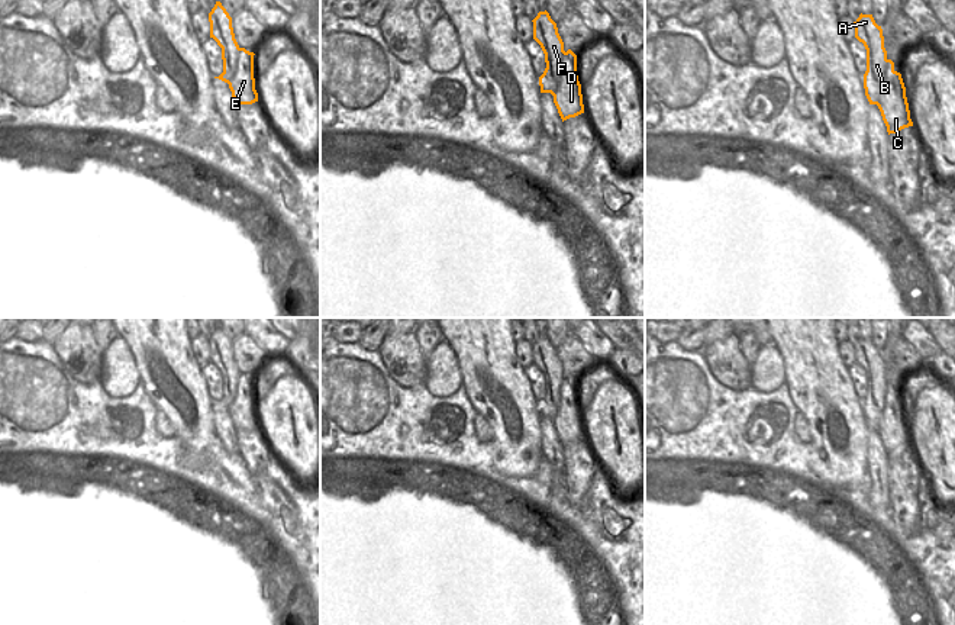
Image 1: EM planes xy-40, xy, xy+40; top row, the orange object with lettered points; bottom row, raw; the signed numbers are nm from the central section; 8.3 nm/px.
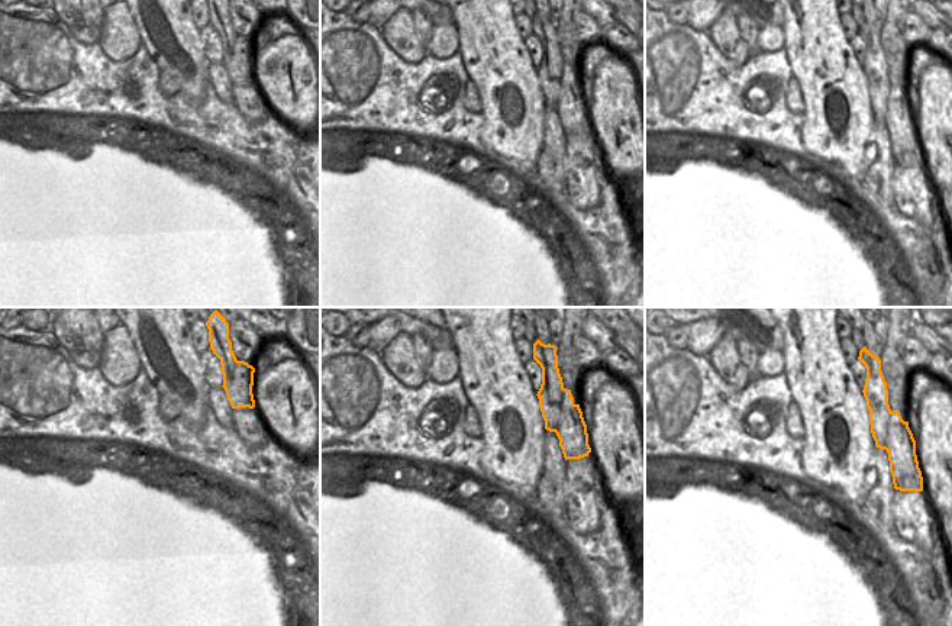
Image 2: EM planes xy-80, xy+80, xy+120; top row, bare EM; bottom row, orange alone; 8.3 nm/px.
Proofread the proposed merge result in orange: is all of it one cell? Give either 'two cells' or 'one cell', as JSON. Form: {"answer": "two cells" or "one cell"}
{"answer": "two cells"}

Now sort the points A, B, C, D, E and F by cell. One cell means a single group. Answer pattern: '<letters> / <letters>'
A B F / C D E

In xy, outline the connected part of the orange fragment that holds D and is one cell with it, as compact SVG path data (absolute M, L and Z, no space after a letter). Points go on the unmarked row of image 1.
M571 374L562 381L558 413L552 421L562 447L584 438L581 409L577 400L577 380Z

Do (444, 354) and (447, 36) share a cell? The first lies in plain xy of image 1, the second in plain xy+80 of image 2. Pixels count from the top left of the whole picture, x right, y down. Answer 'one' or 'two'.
one

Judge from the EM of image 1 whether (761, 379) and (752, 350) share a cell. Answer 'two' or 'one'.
two

